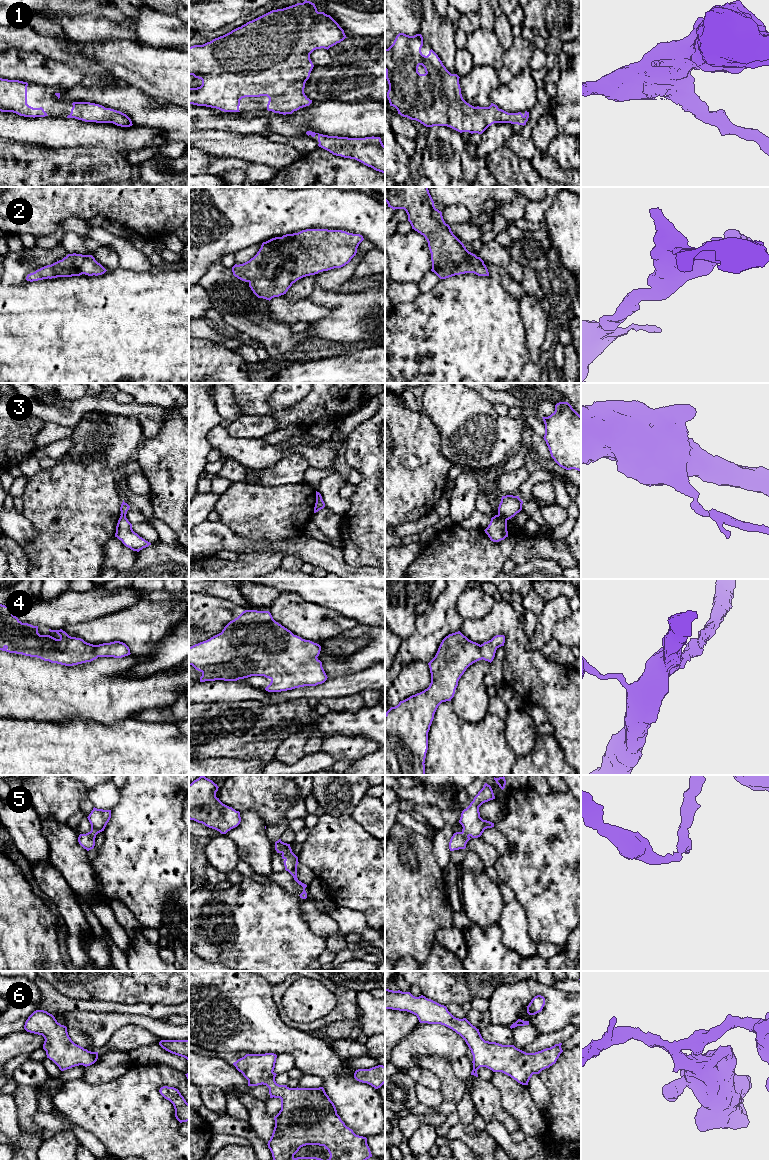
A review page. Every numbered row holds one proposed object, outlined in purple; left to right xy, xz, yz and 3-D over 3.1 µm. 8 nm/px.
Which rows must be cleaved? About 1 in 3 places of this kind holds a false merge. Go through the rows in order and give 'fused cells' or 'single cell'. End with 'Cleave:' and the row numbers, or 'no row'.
1: single cell
2: single cell
3: fused cells
4: single cell
5: single cell
6: single cell
Cleave: 3

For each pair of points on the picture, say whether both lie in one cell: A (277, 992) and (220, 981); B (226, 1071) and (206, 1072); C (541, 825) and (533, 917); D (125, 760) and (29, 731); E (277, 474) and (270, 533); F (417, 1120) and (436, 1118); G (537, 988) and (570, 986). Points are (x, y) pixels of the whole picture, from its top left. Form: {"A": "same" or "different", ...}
{"A": "different", "B": "same", "C": "same", "D": "same", "E": "different", "F": "same", "G": "different"}

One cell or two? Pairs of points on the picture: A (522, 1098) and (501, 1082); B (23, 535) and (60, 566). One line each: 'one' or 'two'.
A: one
B: two

